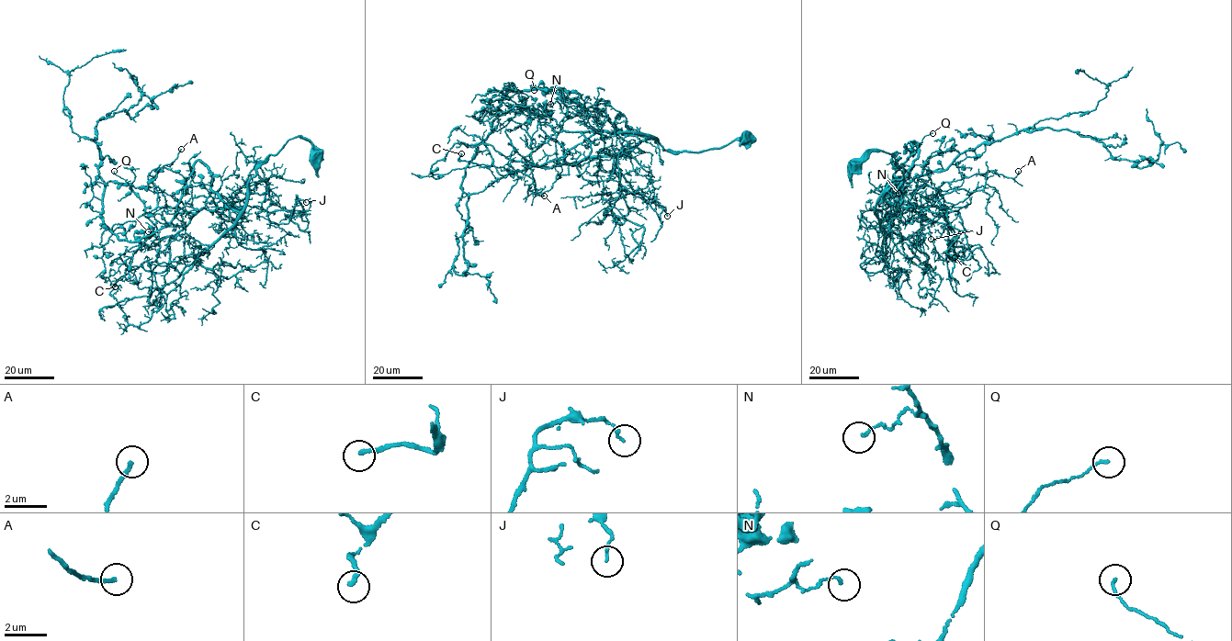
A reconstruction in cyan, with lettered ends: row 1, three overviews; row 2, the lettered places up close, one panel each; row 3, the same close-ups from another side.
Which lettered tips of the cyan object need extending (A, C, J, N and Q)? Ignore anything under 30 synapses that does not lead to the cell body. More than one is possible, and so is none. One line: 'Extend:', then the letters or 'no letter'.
Extend: no letter

